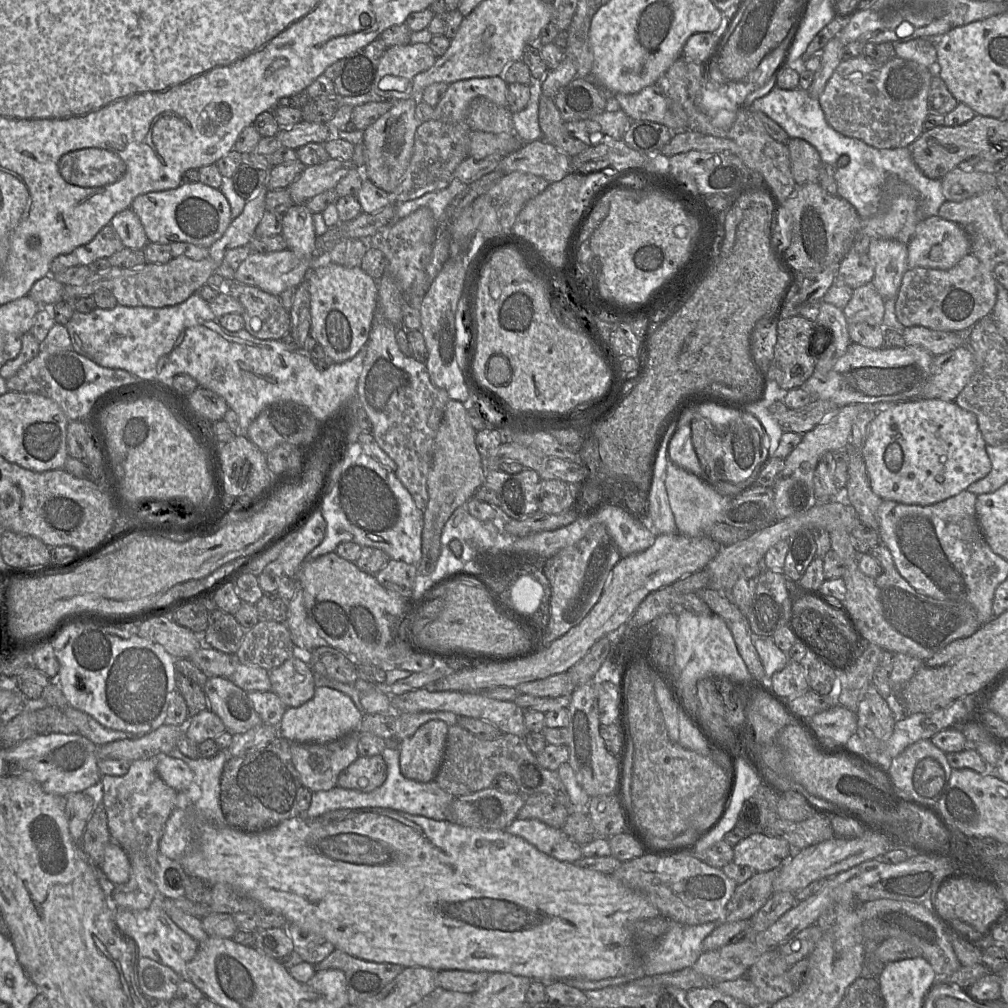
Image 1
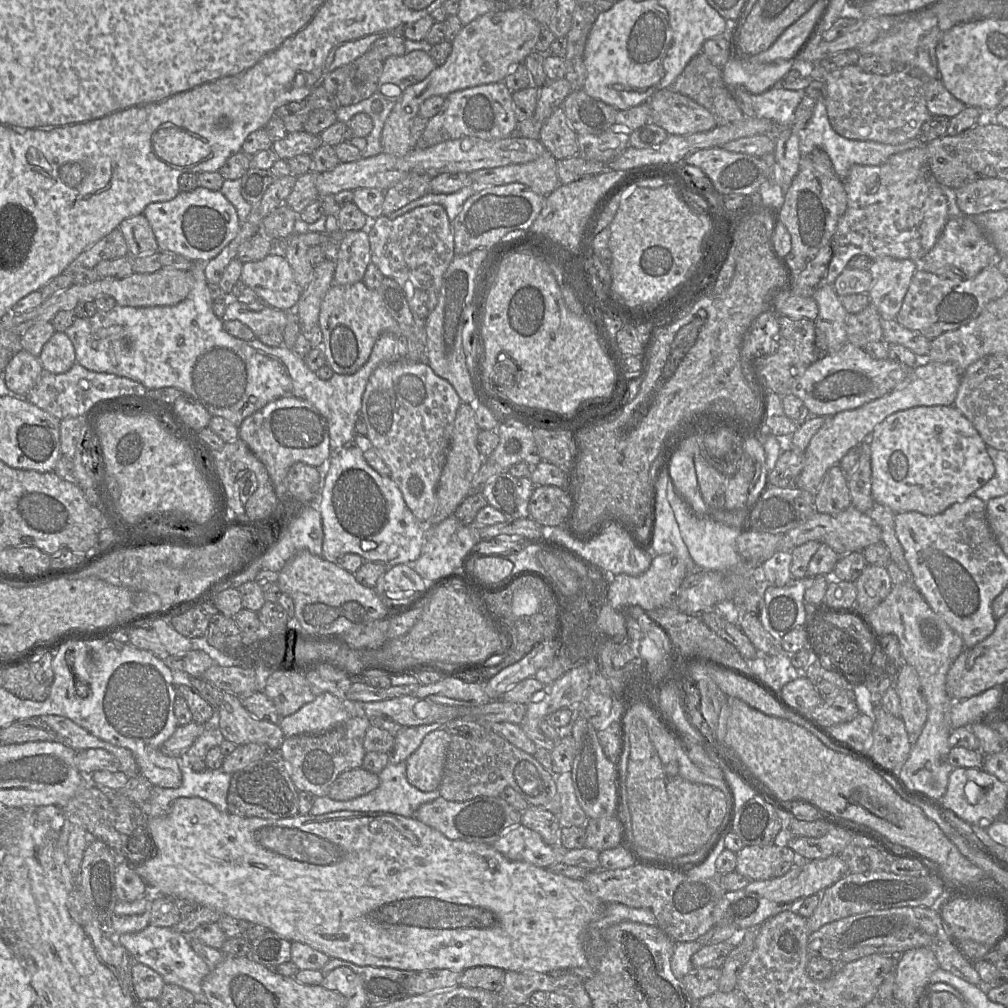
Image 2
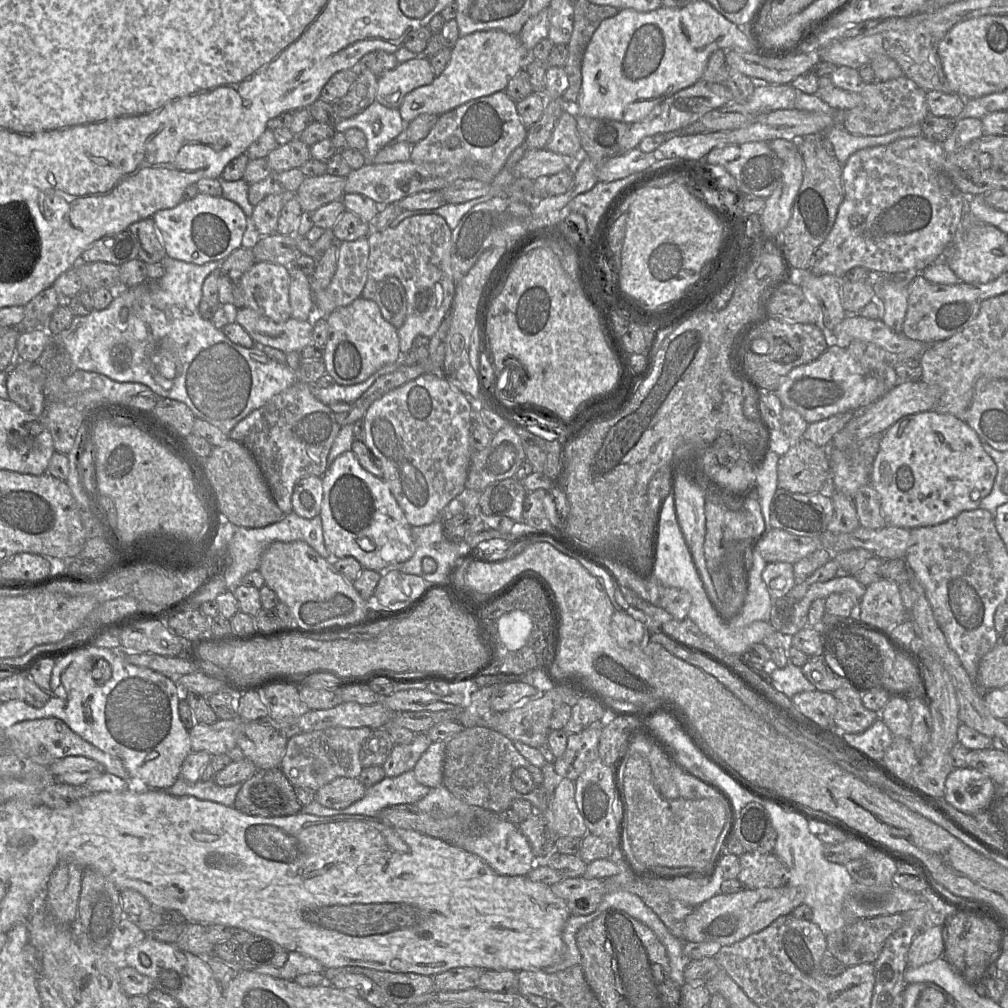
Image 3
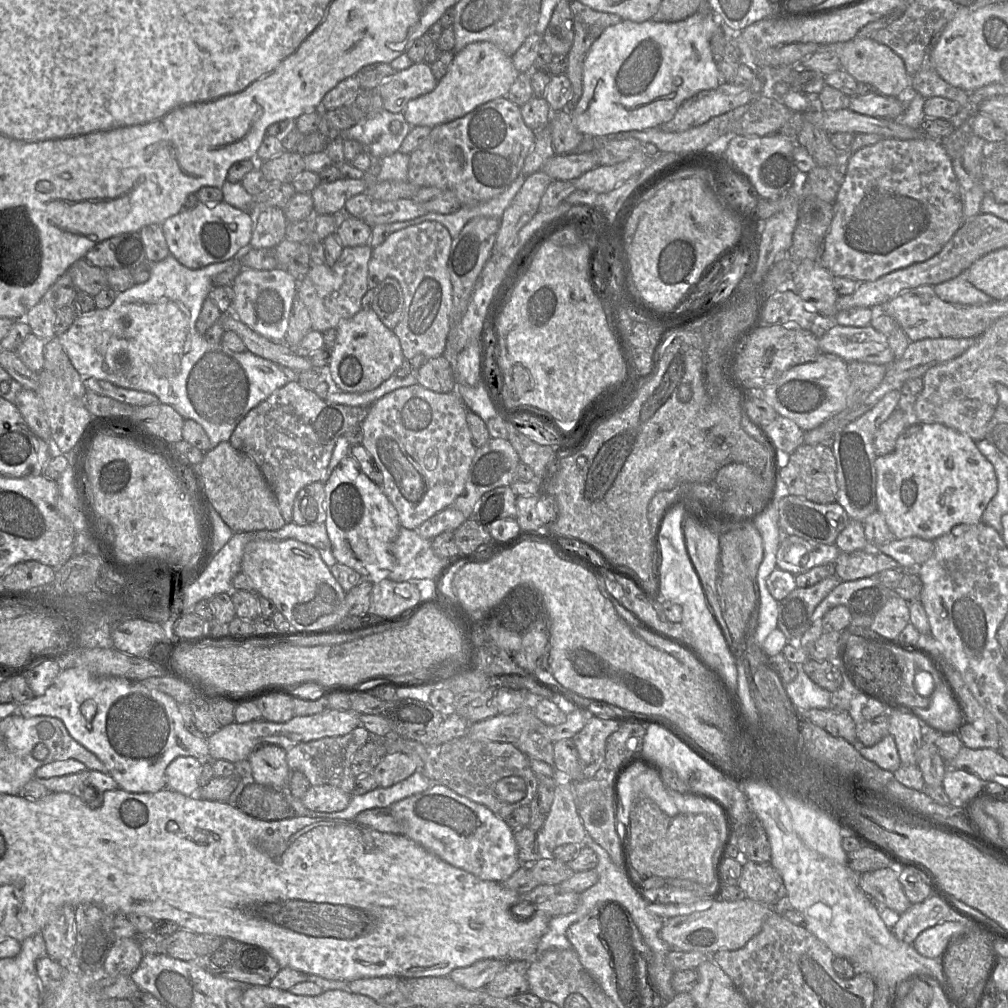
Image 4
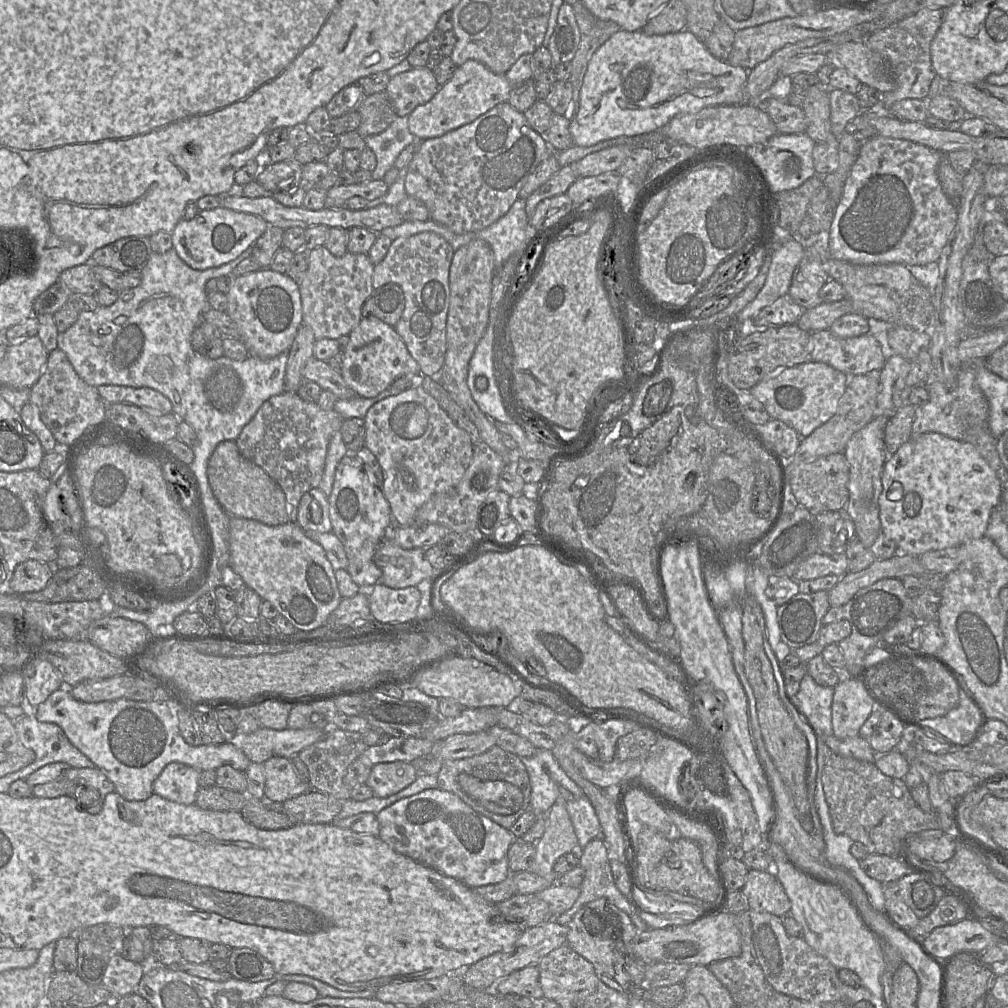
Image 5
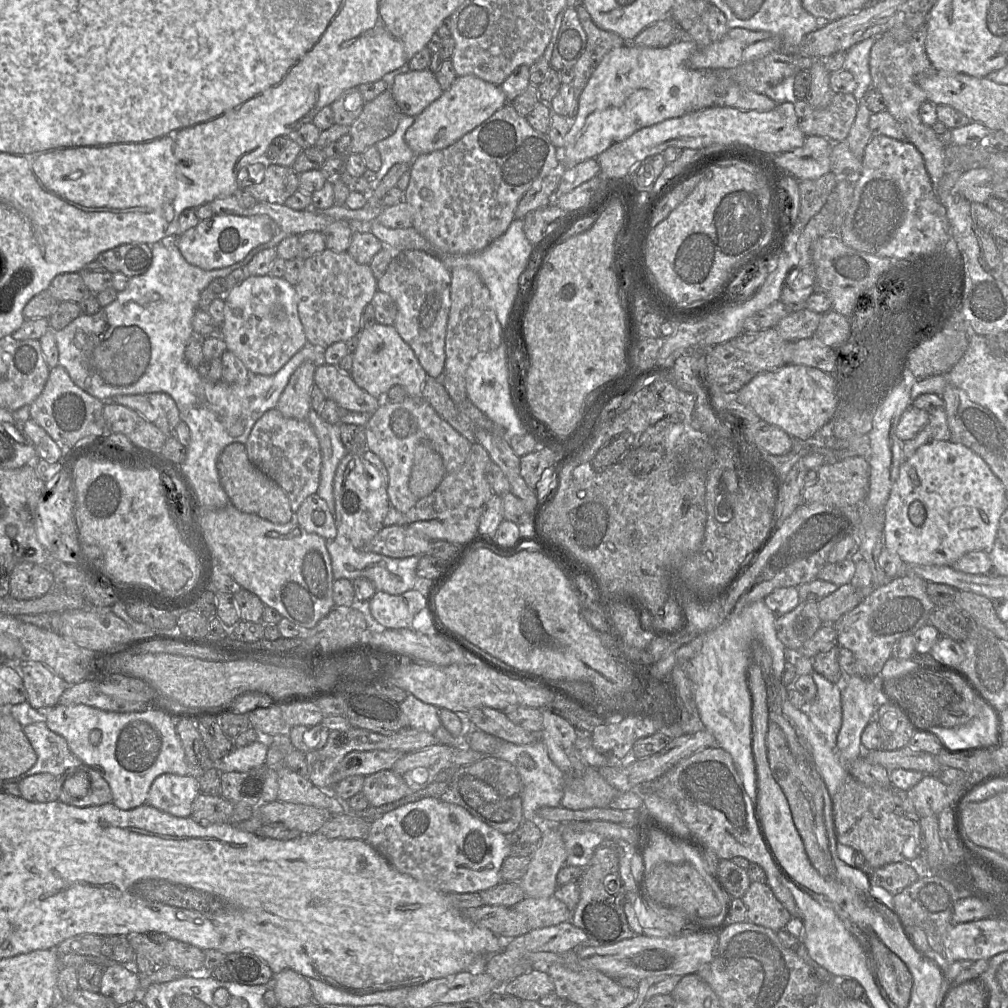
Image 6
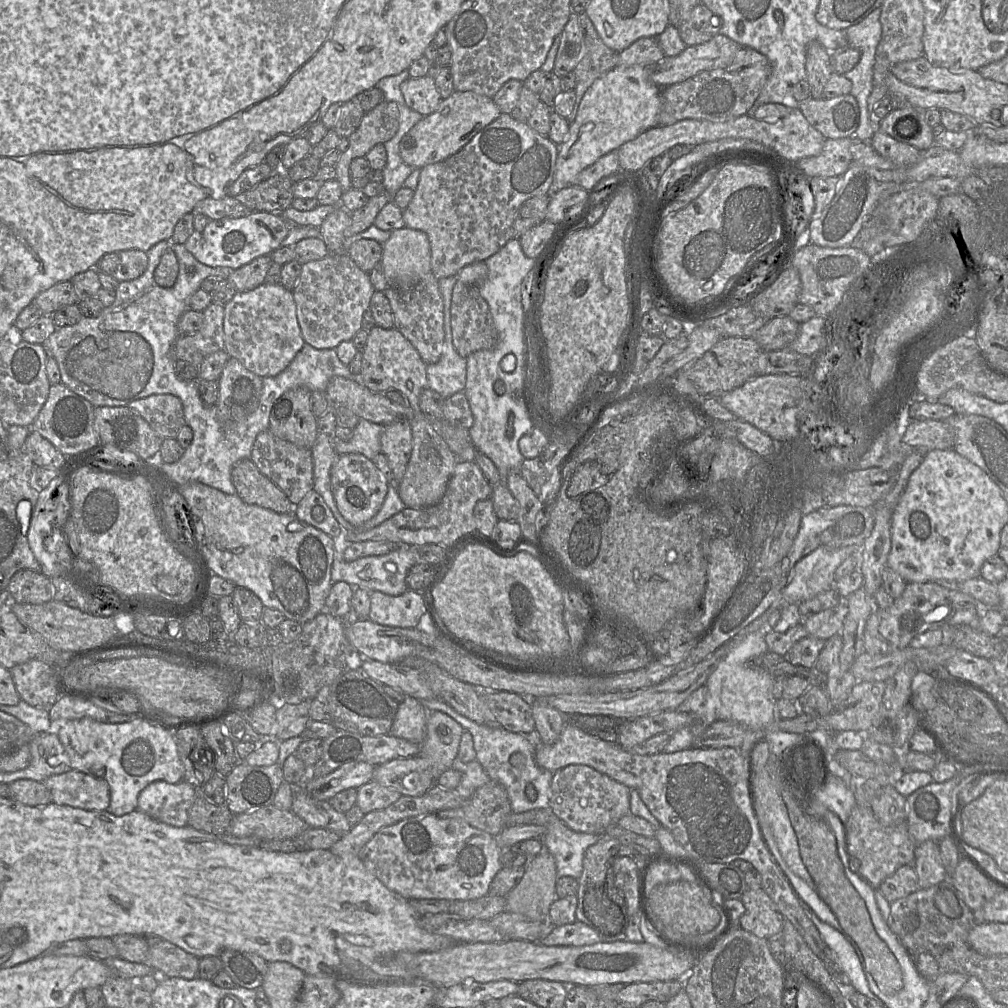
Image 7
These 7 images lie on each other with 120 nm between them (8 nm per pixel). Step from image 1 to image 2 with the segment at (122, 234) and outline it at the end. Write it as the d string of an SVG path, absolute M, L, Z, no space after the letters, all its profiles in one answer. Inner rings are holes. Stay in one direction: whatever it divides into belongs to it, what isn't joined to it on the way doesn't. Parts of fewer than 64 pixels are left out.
M143 214L124 219L118 226L123 233L131 257L150 255L159 251L150 223Z

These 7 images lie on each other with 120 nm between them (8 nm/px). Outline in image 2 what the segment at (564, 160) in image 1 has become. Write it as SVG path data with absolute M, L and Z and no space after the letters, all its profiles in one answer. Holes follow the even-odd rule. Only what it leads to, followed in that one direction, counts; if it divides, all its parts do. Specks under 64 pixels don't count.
M549 151L529 163L479 169L469 174L473 181L471 187L476 193L487 187L522 183L533 192L548 196L561 185L557 175L557 160Z

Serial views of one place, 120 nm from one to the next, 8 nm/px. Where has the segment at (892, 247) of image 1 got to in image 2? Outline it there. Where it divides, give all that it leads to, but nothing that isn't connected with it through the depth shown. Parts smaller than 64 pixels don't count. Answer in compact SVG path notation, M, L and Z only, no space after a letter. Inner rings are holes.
M881 256L872 260L868 269L872 283L867 295L882 319L895 320L917 270L910 259Z

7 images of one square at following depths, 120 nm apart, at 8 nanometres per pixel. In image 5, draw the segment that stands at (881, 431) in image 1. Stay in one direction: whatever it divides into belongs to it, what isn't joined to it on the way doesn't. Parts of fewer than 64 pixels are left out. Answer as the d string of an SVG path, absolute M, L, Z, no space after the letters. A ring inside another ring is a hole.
M929 432L919 436L912 436L893 455L889 455L882 473L883 490L879 497L880 521L882 533L893 540L901 554L920 556L926 552L959 547L967 541L985 536L992 510L1001 499L1001 483L994 470L971 443L956 440L940 433Z

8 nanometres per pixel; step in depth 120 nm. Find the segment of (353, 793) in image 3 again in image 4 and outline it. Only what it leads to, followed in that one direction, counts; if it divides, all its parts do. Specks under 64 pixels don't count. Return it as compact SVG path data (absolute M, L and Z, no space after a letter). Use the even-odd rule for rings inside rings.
M324 784L310 786L301 798L301 802L312 811L331 813L344 810L351 797L350 794L336 786Z

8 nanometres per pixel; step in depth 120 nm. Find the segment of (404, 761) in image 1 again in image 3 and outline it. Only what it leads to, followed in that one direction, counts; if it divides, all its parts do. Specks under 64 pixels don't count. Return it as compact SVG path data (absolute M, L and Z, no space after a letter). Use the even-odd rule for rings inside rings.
M446 741L432 742L422 754L413 772L416 780L430 788L443 784Z

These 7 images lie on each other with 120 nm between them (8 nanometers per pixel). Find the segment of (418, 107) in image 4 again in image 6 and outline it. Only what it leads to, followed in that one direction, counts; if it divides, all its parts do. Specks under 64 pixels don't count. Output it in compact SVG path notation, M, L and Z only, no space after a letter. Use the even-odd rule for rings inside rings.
M473 75L457 76L452 85L427 106L405 133L405 142L415 155L447 148L457 142L507 103L500 86Z

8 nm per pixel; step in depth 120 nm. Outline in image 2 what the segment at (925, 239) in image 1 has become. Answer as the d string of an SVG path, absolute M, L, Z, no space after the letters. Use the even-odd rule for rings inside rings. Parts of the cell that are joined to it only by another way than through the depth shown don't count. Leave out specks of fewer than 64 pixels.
M968 215L949 217L934 246L919 261L917 269L942 278L971 279L988 265L996 264L999 253L983 229Z

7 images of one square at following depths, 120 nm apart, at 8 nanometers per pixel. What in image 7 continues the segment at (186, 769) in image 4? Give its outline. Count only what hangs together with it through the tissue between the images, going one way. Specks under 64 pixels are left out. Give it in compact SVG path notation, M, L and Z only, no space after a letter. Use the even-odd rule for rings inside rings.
M157 780L141 791L138 797L137 809L165 824L183 827L188 825L189 811L197 795L196 788L185 780L178 783Z

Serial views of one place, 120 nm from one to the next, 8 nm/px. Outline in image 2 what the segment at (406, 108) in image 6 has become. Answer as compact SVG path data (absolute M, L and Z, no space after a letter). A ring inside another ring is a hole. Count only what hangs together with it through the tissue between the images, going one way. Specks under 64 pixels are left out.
M419 49L399 56L390 56L383 62L376 94L397 102L410 85L425 79L437 67L428 49Z

